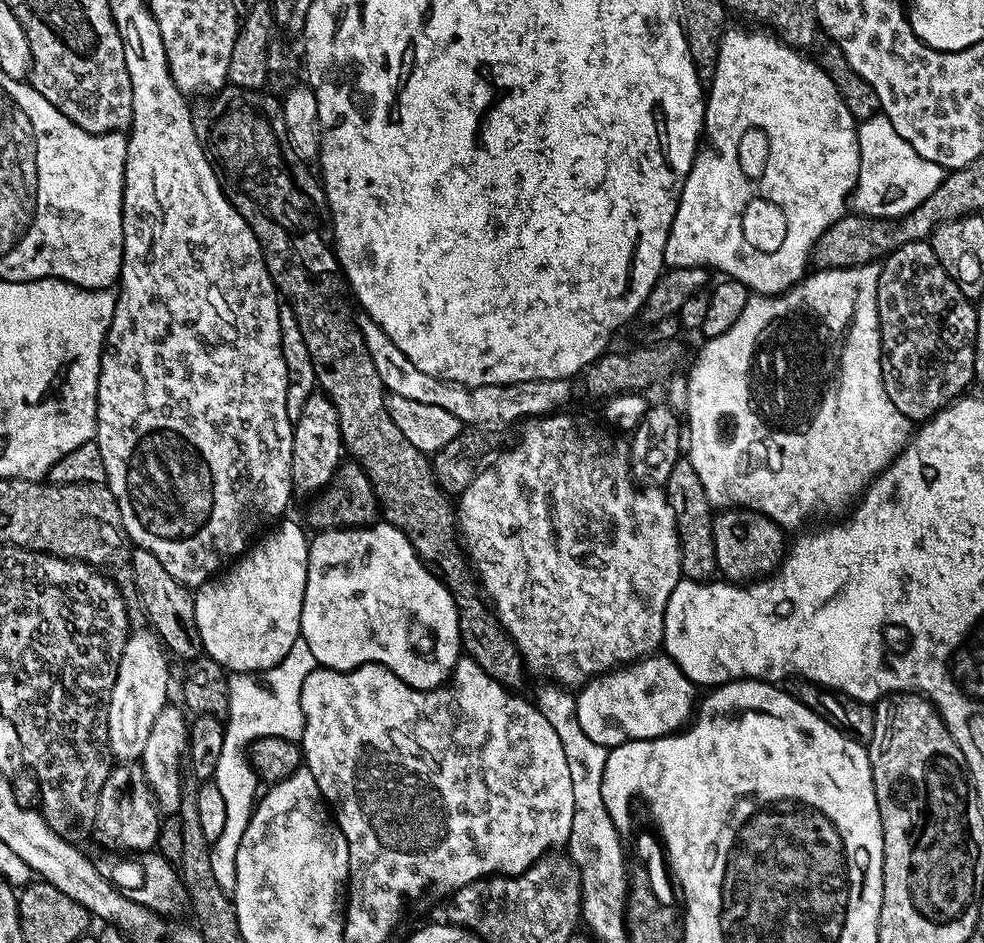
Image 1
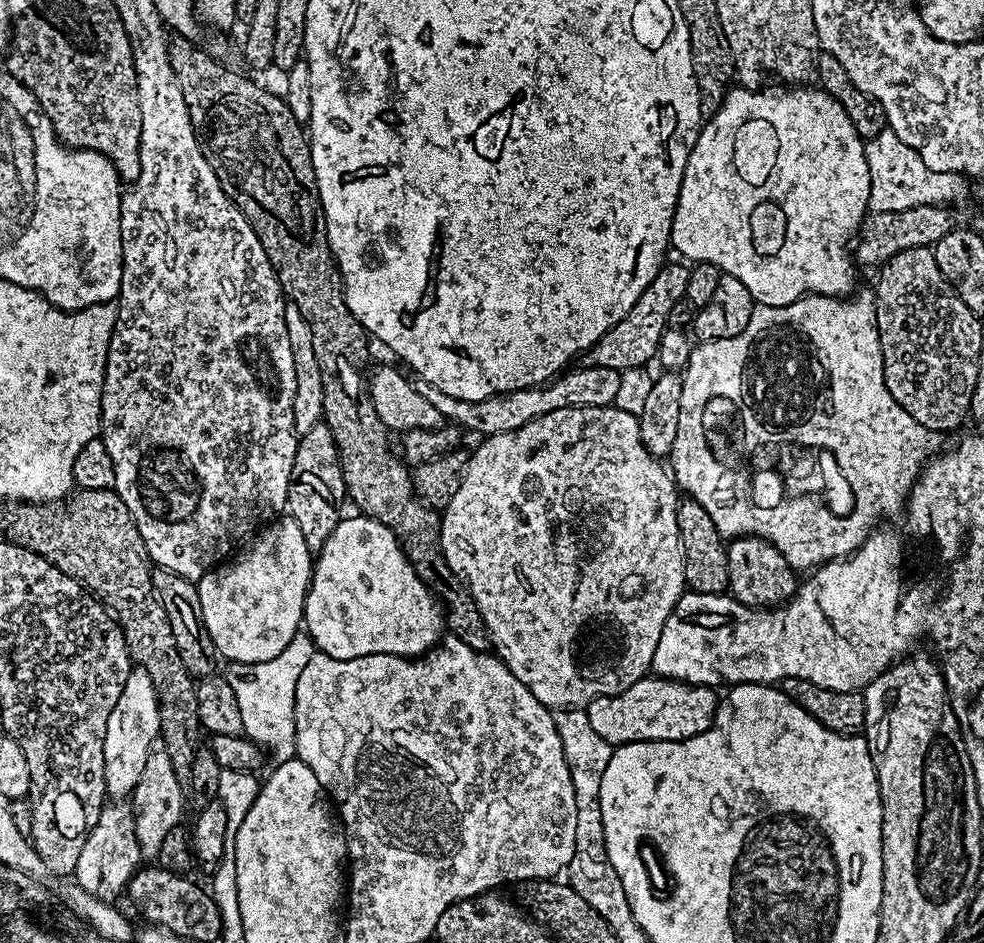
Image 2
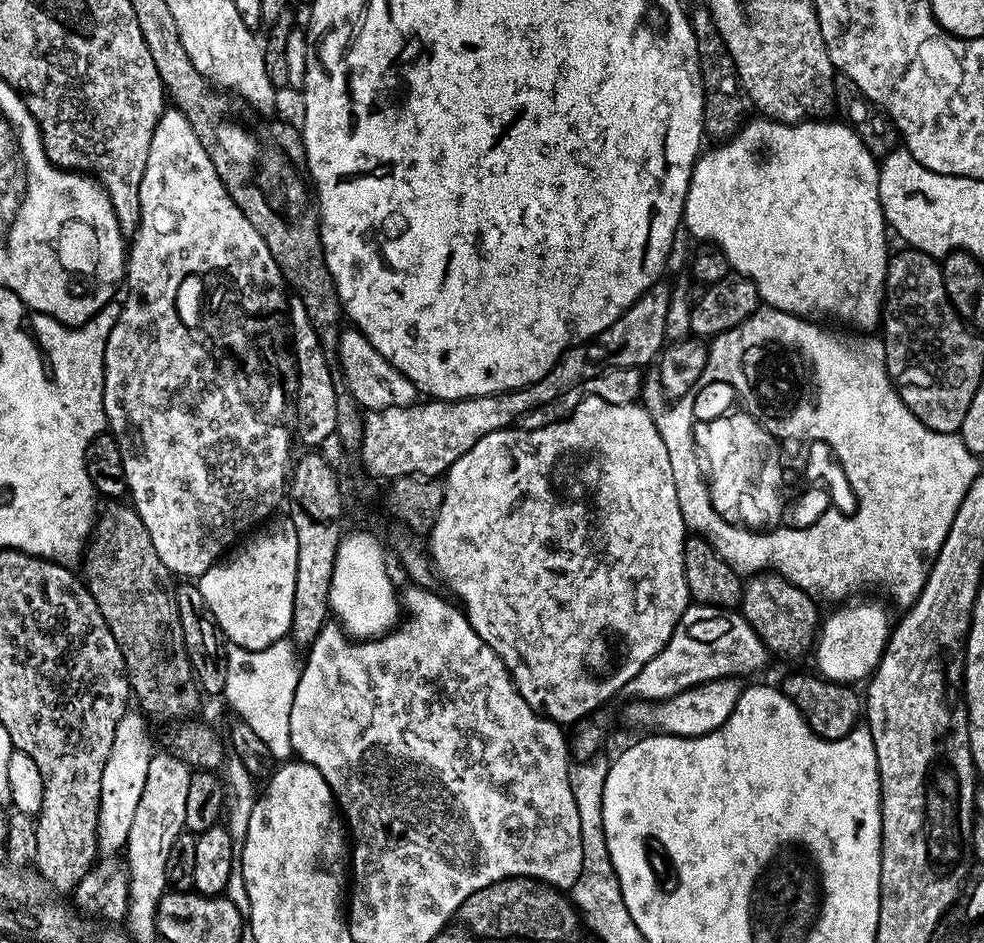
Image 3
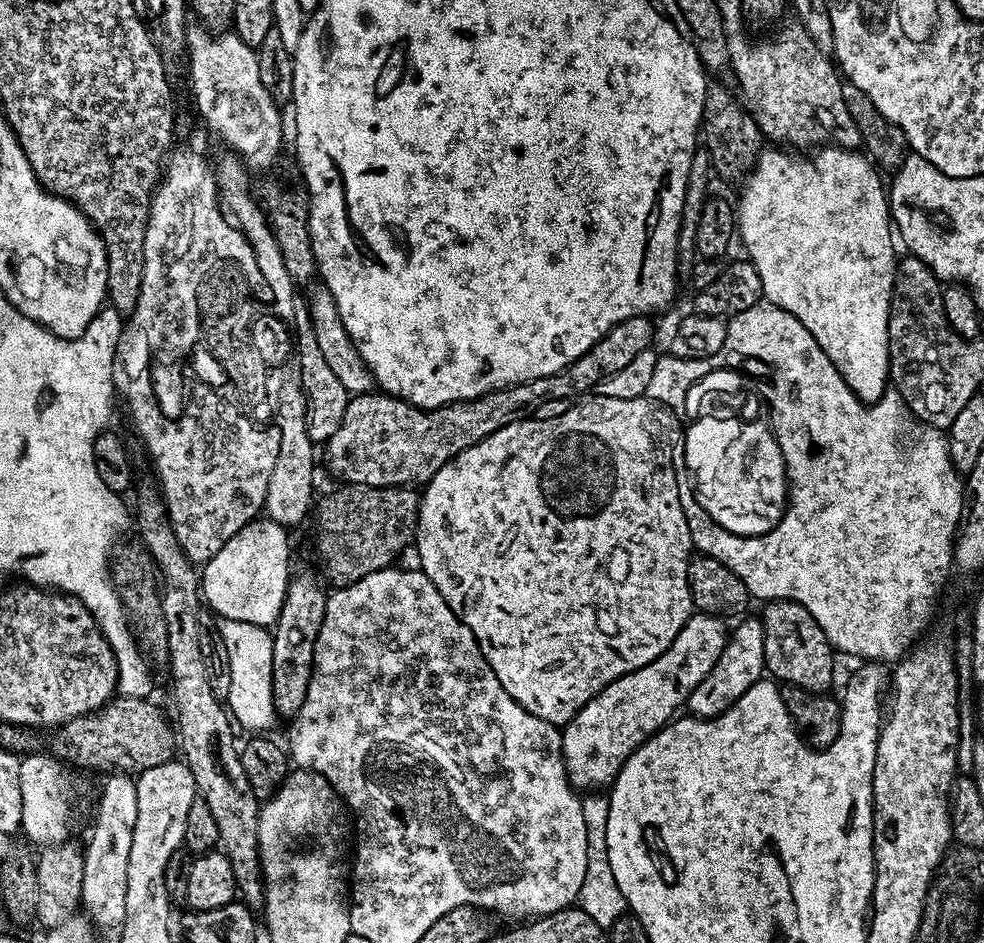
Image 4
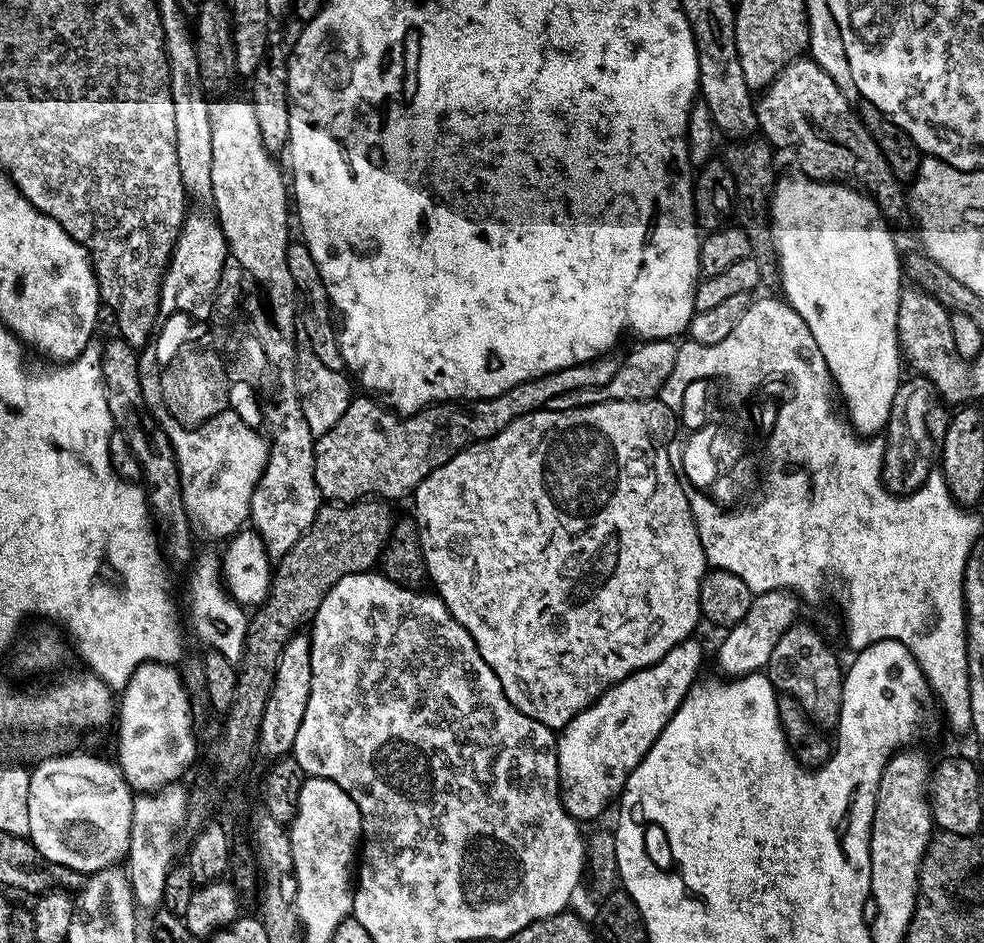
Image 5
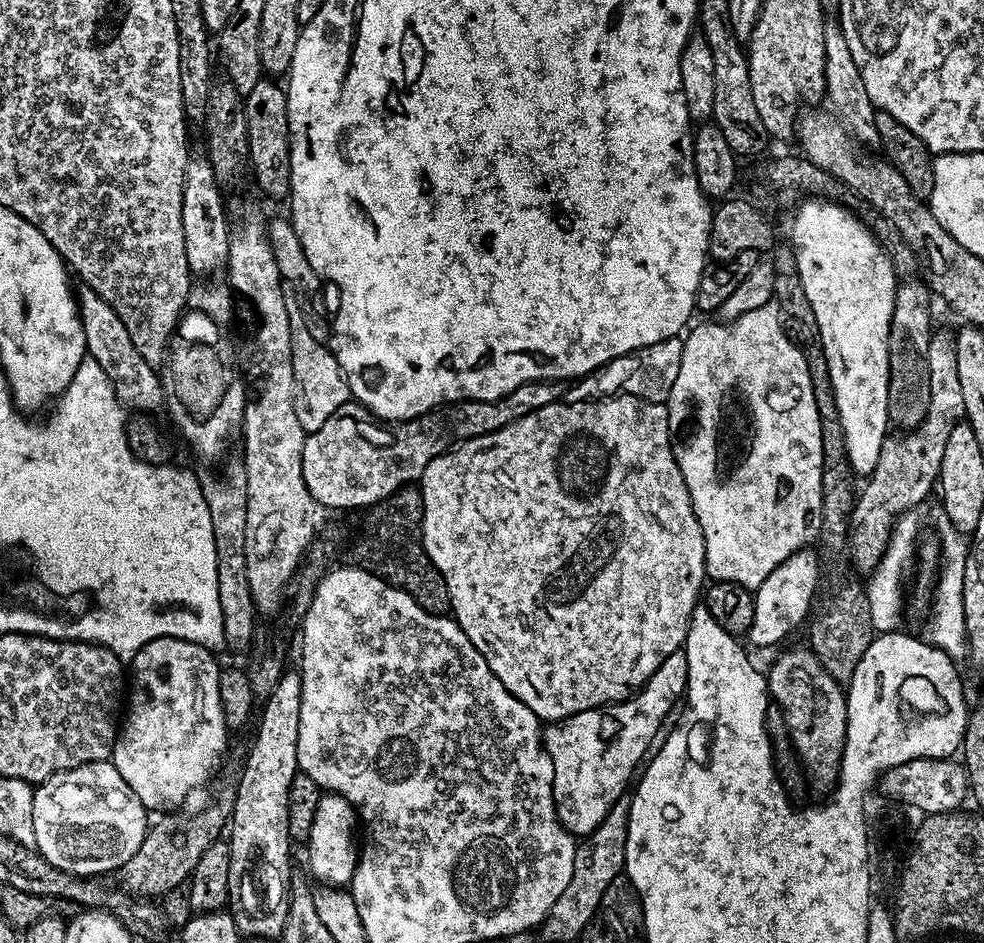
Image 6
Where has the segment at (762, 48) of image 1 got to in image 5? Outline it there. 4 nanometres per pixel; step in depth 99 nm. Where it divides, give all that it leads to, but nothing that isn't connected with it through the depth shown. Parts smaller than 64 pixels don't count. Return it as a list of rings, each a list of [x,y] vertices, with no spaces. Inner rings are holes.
[[[803,174],[796,176],[781,175],[777,179],[776,187],[772,190],[770,201],[770,237],[774,249],[775,259],[778,261],[780,272],[779,291],[782,290],[783,299],[806,322],[810,334],[814,334],[814,342],[818,342],[818,350],[822,350],[822,358],[826,358],[828,372],[832,375],[832,383],[835,391],[844,399],[848,407],[847,419],[853,429],[861,437],[869,438],[875,434],[883,433],[888,427],[890,418],[890,406],[894,406],[894,394],[902,382],[900,376],[900,364],[902,365],[902,353],[900,351],[900,339],[898,338],[898,302],[900,301],[900,289],[902,287],[902,252],[896,249],[896,240],[892,237],[889,221],[885,219],[875,200],[867,192],[856,186],[849,186],[844,182],[825,182],[813,180]]]

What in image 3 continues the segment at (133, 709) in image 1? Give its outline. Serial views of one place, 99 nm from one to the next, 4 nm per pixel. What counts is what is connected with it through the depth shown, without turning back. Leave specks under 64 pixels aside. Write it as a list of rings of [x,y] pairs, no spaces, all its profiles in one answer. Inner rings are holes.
[[[129,710],[118,722],[114,730],[114,746],[106,758],[106,766],[102,770],[102,790],[100,791],[100,809],[98,810],[98,826],[96,827],[96,847],[101,853],[116,854],[128,842],[130,825],[134,822],[134,810],[138,810],[138,801],[142,798],[142,790],[146,787],[146,770],[150,770],[150,762],[154,755],[152,740],[148,737],[148,723],[139,711]]]

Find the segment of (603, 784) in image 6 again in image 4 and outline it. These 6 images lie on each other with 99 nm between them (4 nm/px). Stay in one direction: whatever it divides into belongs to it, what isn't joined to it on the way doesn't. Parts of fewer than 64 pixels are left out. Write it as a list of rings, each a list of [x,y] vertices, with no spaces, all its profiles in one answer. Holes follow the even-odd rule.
[[[694,614],[682,626],[682,630],[670,642],[670,646],[654,662],[610,682],[601,690],[578,714],[573,720],[569,720],[562,728],[562,750],[564,751],[564,769],[568,772],[568,783],[573,789],[581,790],[600,790],[602,786],[611,785],[615,780],[620,768],[627,762],[628,756],[634,754],[644,745],[649,736],[660,731],[665,724],[673,719],[676,707],[683,705],[688,696],[714,670],[714,662],[722,654],[722,650],[728,645],[730,635],[729,629],[724,629],[725,621],[718,616],[705,616],[703,614]]]

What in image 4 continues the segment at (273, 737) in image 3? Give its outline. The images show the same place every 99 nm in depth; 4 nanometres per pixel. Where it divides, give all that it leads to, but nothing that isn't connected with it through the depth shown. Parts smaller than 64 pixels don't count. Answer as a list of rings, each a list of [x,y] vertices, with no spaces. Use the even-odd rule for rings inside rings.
[[[231,618],[221,619],[219,623],[219,639],[230,662],[232,675],[232,692],[226,701],[231,719],[239,727],[241,724],[242,727],[249,728],[249,733],[267,733],[267,728],[278,723],[272,697],[272,632],[267,627],[238,622]]]

